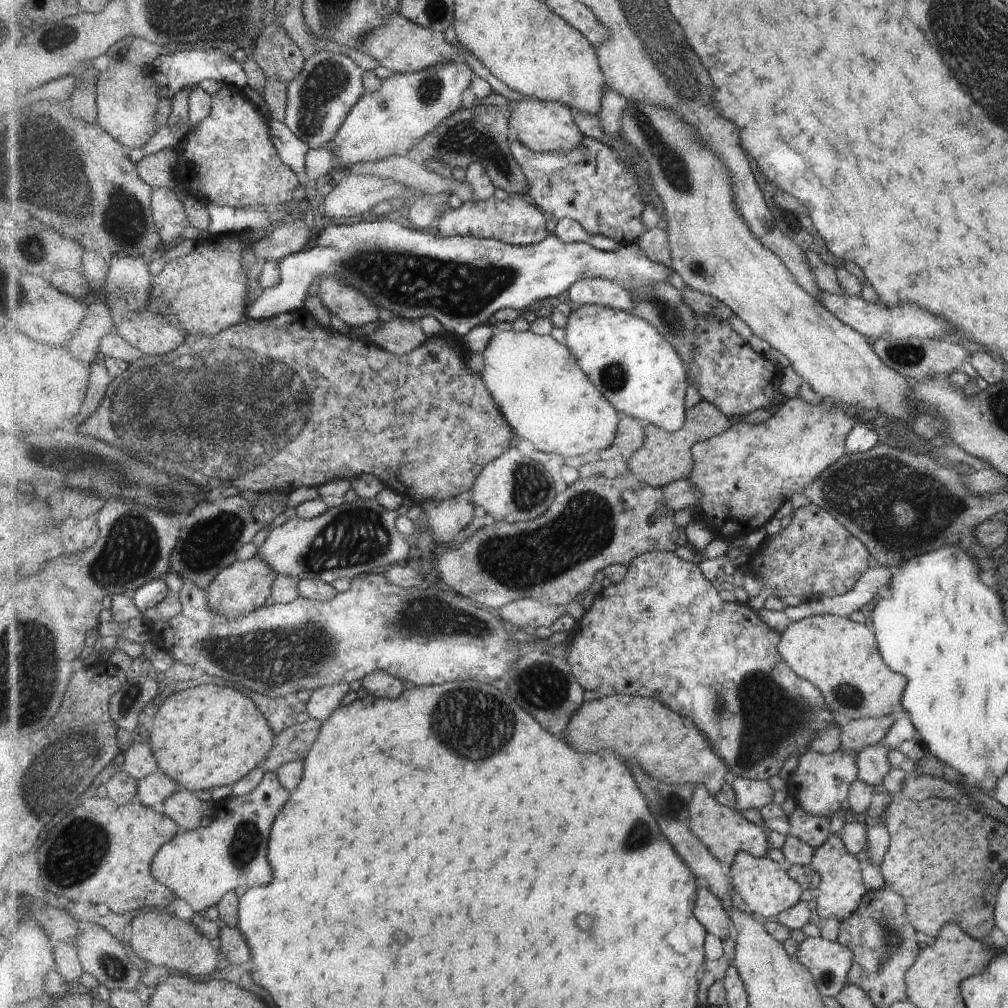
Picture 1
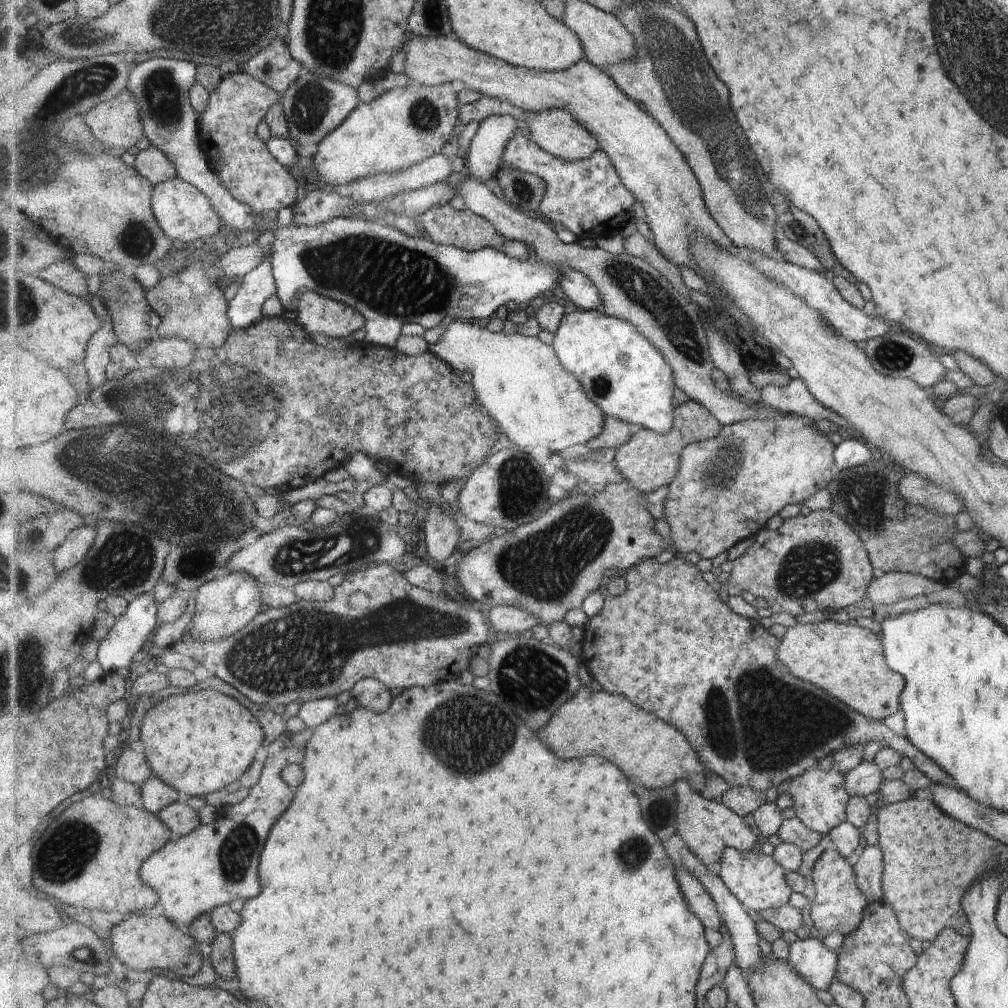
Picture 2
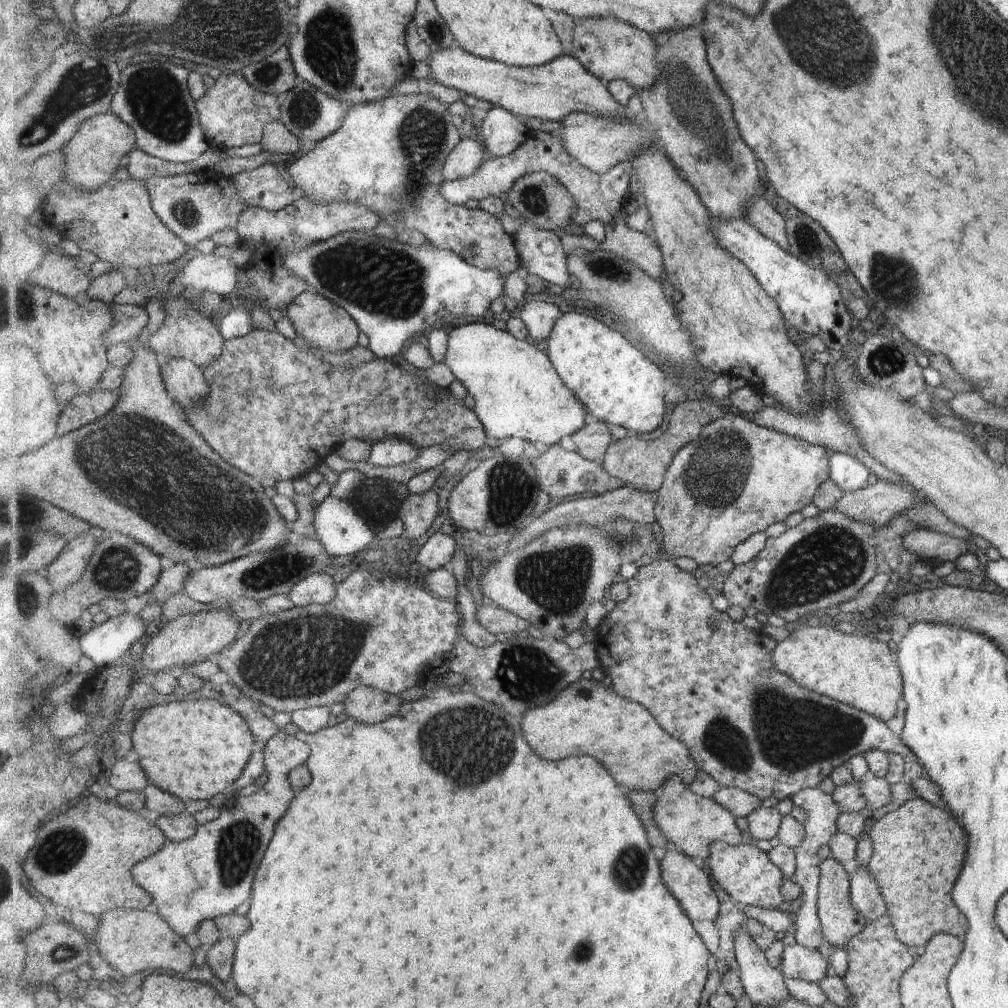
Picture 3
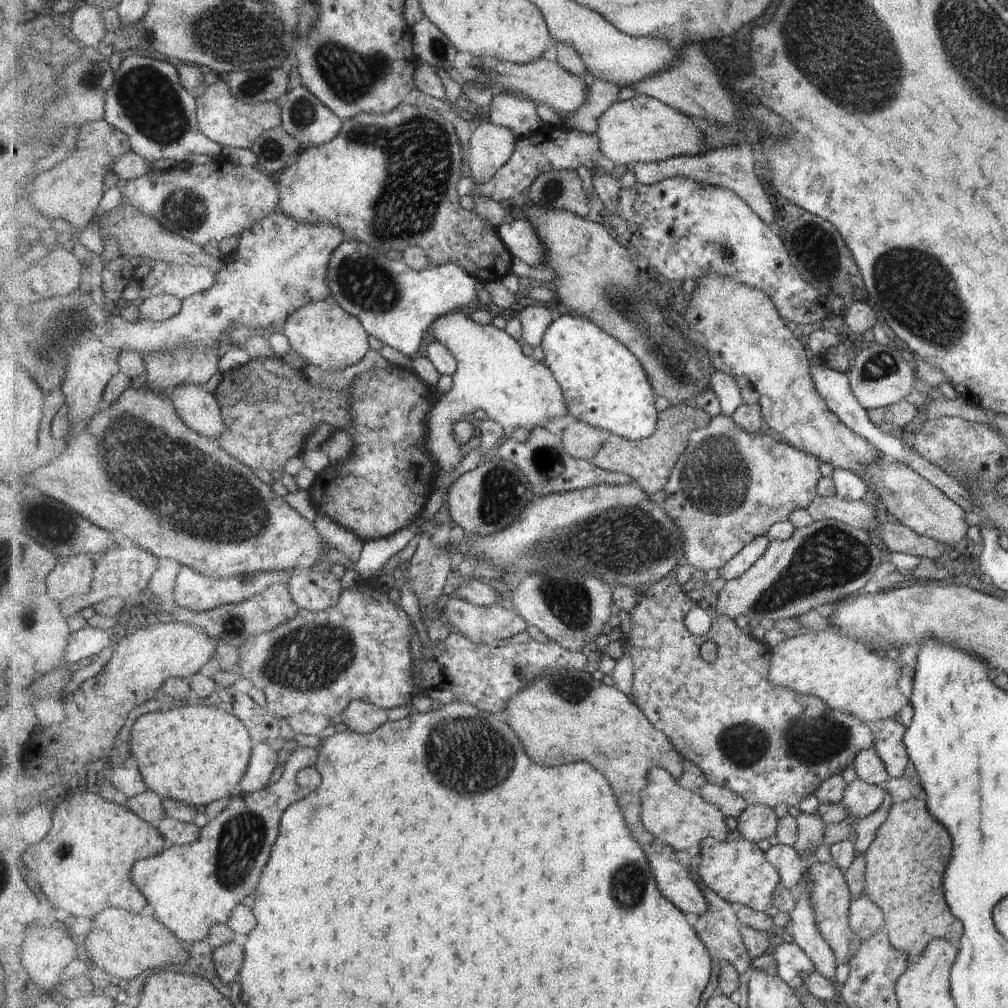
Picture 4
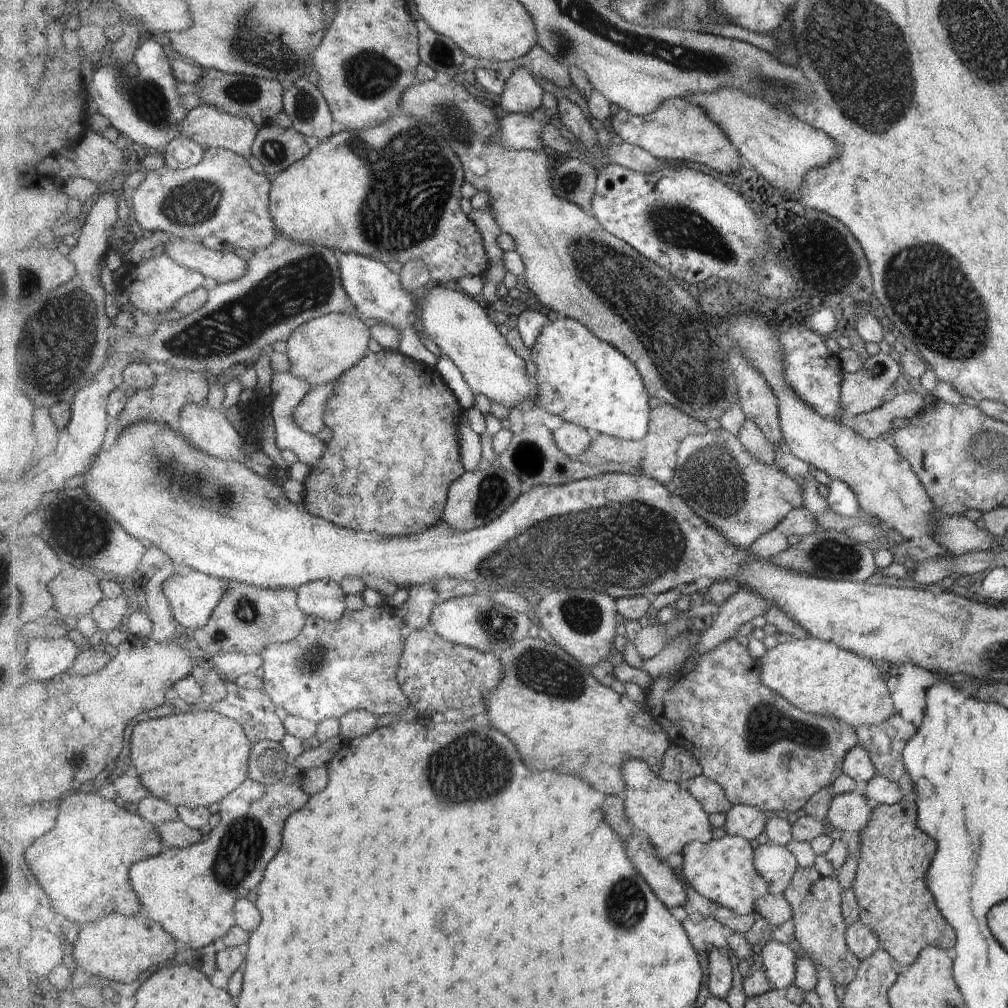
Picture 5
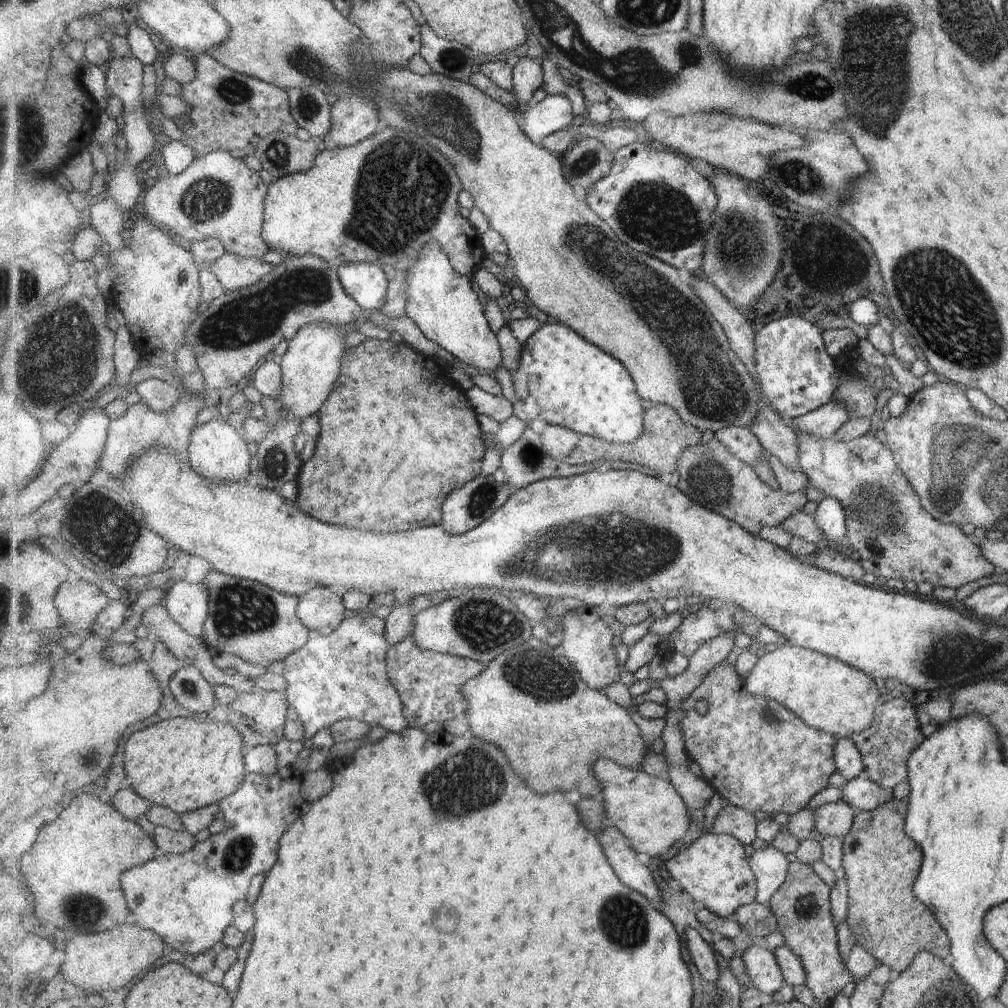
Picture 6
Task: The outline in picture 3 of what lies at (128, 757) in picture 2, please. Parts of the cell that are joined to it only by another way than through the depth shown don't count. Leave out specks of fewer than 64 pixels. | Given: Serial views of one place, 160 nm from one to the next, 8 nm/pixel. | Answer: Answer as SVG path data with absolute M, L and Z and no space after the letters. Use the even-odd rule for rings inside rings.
M117 760L111 768L109 784L117 791L144 791L151 784L139 762Z

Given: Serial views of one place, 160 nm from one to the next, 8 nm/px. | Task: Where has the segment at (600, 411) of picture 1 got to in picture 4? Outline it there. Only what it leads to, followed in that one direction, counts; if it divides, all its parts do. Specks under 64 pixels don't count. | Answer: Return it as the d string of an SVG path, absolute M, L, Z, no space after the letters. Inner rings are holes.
M451 312L431 324L436 341L447 346L458 363L458 370L452 377L454 386L443 395L441 402L431 408L427 416L426 451L435 462L447 472L453 472L464 455L457 455L453 440L453 424L457 420L473 417L481 409L492 423L507 426L509 430L545 428L547 420L565 418L570 415L562 386L553 370L544 361L535 360L521 352L519 342L506 330L499 330L488 324L477 324L463 312Z

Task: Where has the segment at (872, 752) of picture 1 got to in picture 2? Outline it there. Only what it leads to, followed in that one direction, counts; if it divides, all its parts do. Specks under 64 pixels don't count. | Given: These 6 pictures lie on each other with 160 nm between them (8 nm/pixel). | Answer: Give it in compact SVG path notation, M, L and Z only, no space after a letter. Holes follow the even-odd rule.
M859 763L855 765L850 771L847 771L844 775L844 789L849 797L865 797L871 792L875 792L878 789L879 783L882 781L880 770L872 763Z

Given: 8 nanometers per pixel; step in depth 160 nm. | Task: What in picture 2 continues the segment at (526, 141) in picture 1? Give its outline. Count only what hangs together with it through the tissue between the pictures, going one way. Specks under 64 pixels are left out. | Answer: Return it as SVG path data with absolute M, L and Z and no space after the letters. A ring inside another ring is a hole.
M567 109L527 113L532 139L552 155L568 161L582 161L600 149L597 137Z

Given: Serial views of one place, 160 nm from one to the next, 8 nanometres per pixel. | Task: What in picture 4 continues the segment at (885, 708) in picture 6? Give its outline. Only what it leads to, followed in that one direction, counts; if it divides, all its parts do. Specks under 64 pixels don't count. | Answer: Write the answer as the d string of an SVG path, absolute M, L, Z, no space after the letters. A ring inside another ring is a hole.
M883 719L869 724L873 736L872 750L883 762L888 779L901 778L907 764L907 754L902 744L906 730L893 719Z

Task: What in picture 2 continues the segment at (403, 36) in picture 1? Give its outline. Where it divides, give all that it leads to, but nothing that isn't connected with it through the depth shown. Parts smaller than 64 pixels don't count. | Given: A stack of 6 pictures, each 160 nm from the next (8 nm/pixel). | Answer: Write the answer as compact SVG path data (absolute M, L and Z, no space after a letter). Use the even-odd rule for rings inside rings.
M413 32L409 33L412 35L412 39L404 45L402 51L405 53L404 73L409 77L411 83L417 82L421 85L436 87L455 82L455 80L461 80L467 88L482 95L491 96L491 98L498 98L502 101L508 100L526 113L567 109L575 117L575 120L578 120L585 128L594 133L599 141L600 148L614 161L615 168L618 169L618 173L622 176L627 188L634 193L636 200L642 204L646 214L645 219L648 221L653 234L655 234L654 243L661 251L661 254L678 267L687 266L694 270L695 274L701 276L710 285L711 289L717 290L720 288L711 277L708 277L700 269L695 255L692 253L696 237L707 237L730 253L741 254L740 248L711 216L704 199L702 185L675 141L667 134L659 121L655 120L655 117L647 111L641 110L639 103L628 97L605 71L587 60L559 72L541 72L529 67L518 67L487 53L475 50L457 37L425 38L413 34Z

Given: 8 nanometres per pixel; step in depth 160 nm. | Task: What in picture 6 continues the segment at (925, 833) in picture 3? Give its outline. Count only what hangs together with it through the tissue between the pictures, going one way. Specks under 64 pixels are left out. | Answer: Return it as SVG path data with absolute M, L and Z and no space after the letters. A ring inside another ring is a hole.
M892 798L871 812L856 812L850 831L841 838L842 866L839 873L843 874L848 902L844 921L855 937L856 944L875 960L885 964L893 975L907 968L915 953L919 951L931 953L943 960L943 964L951 962L950 942L945 931L912 893L912 884L921 866L921 852L915 842L903 832L906 810L905 802Z

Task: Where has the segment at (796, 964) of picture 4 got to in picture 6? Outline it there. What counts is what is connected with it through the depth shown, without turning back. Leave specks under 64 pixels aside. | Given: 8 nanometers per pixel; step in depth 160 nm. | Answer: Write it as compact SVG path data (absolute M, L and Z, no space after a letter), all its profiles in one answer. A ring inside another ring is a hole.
M761 943L749 946L741 954L753 987L769 998L786 985L782 968L774 952L769 952Z

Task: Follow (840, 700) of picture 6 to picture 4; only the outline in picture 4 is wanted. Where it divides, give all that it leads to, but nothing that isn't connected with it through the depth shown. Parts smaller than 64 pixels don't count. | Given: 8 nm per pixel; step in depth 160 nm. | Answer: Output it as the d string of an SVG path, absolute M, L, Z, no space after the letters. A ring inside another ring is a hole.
M829 630L823 632L803 631L803 635L787 638L772 648L770 680L776 686L785 686L802 696L815 696L825 701L830 708L841 710L858 717L867 724L883 719L891 719L908 704L899 693L899 664L895 660L882 656L880 650L869 649L864 644L841 637Z

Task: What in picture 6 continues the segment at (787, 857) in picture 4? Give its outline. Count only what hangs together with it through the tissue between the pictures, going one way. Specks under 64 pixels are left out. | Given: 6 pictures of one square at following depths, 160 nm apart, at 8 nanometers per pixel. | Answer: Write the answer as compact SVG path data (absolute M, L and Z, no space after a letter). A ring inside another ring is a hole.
M768 845L750 856L750 865L758 880L756 902L769 906L772 896L786 883L789 860L784 852Z

